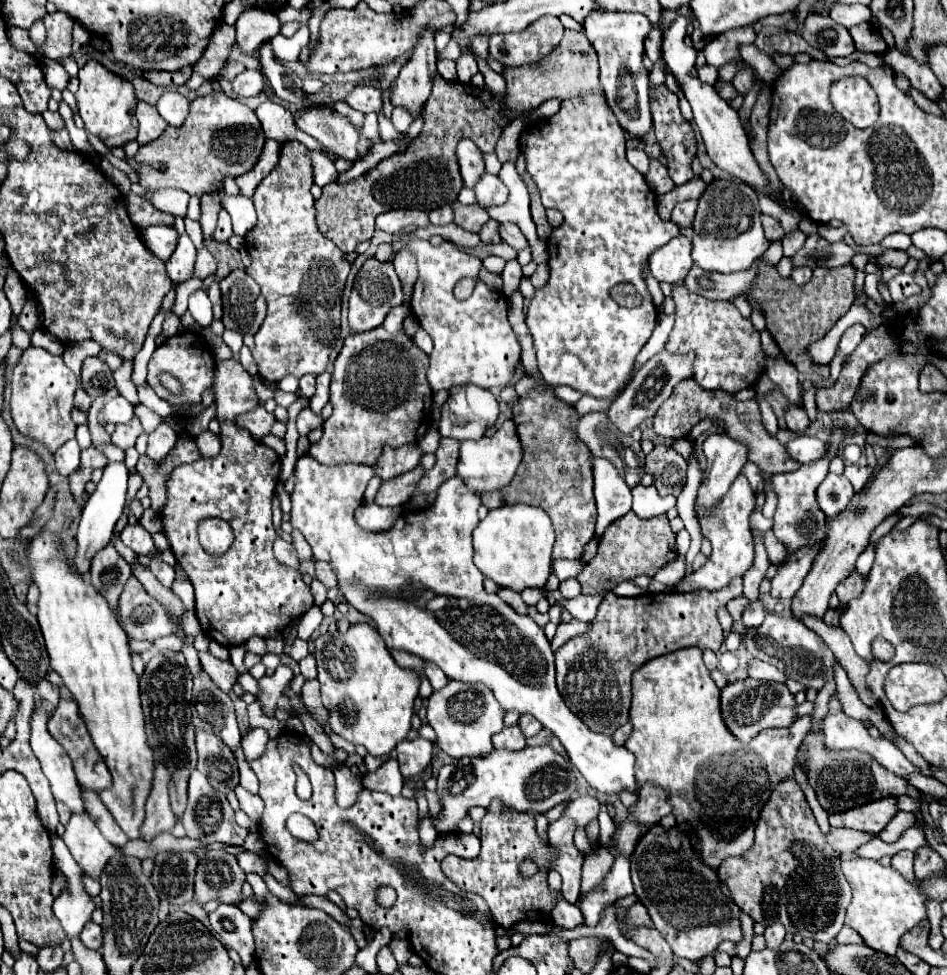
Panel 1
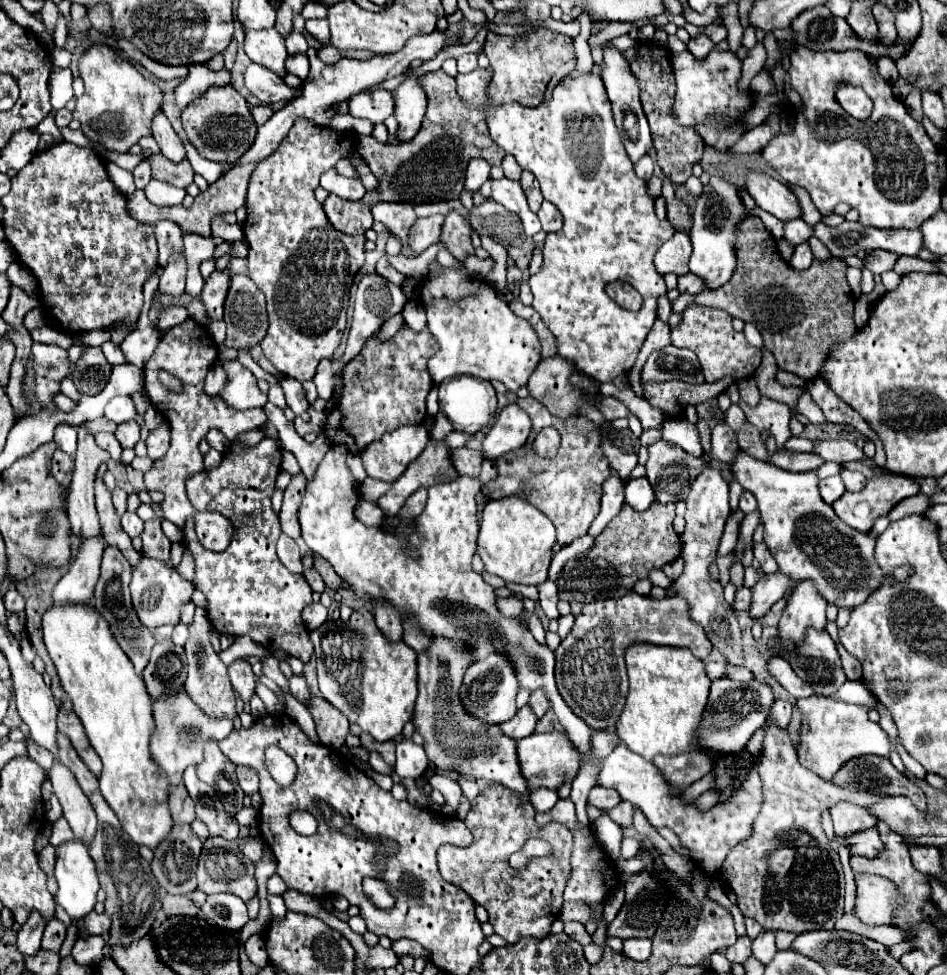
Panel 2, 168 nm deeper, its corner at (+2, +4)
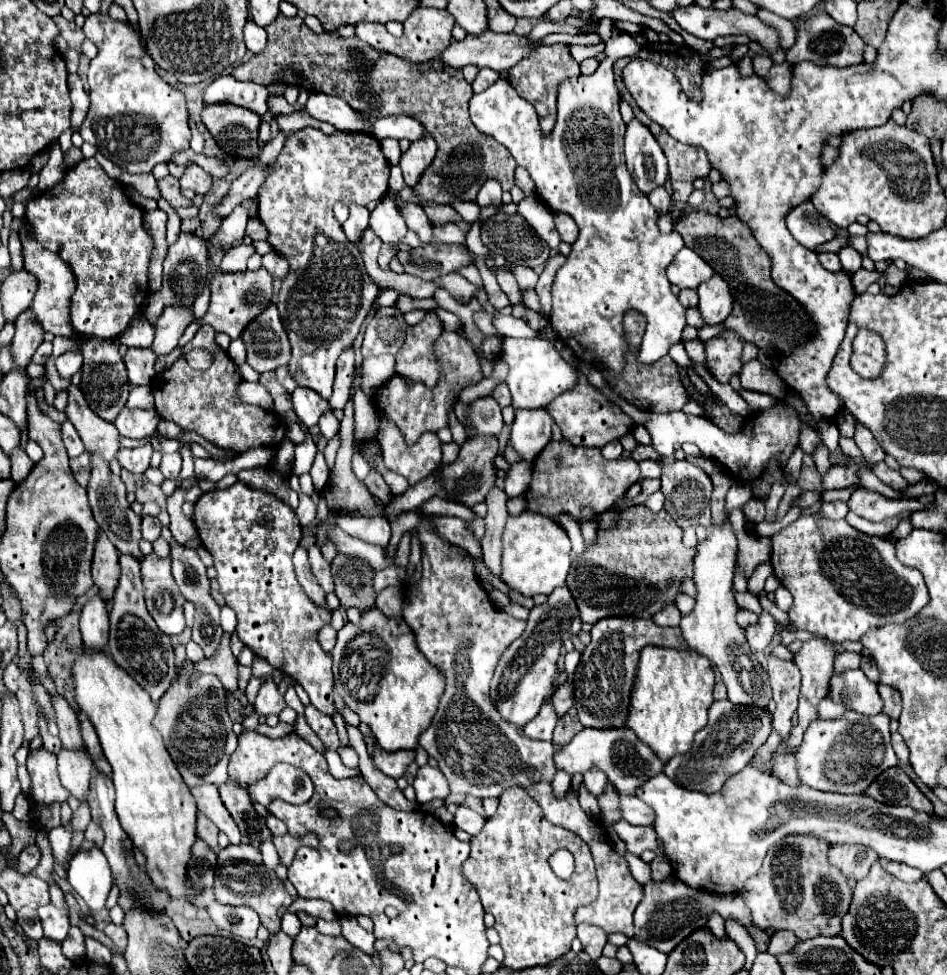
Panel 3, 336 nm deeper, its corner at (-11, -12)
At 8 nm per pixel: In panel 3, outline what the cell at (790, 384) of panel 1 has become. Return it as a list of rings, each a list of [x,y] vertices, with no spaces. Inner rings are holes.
[[[842,436],[842,438],[840,438],[840,446],[842,446],[842,450],[844,450],[850,458],[854,458],[854,460],[856,460],[856,458],[862,458],[862,452],[860,452],[860,448],[856,446],[856,442],[854,442],[852,438],[844,438],[844,436]]]

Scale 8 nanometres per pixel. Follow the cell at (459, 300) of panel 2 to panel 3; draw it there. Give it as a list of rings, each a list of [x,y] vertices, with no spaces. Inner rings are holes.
[[[504,338],[500,358],[510,366],[506,384],[512,394],[514,408],[540,408],[550,404],[562,392],[578,384],[578,370],[572,368],[548,340],[540,338]]]

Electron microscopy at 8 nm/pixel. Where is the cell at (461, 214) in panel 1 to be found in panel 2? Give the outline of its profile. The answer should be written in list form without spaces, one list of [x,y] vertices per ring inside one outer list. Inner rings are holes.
[[[455,210],[447,214],[445,224],[443,224],[443,234],[441,240],[447,244],[447,250],[457,258],[457,260],[465,260],[467,256],[473,254],[473,246],[471,246],[471,224],[469,224],[469,216],[461,216]]]

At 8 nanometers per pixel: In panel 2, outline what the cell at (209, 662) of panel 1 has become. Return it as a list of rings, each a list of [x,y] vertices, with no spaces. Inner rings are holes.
[[[235,660],[233,664],[227,666],[231,686],[239,692],[243,702],[249,702],[249,698],[255,694],[255,676],[251,672],[251,664],[245,660]]]

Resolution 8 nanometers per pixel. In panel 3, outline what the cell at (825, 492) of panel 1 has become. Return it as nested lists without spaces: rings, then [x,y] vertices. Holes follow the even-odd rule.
[[[828,502],[820,506],[820,514],[830,520],[842,520],[848,514],[848,506],[846,502]]]

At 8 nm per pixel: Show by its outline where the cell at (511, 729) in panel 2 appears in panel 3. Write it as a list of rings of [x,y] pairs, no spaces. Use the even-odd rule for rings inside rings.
[[[546,702],[538,716],[534,720],[530,720],[530,724],[524,726],[524,734],[528,738],[536,738],[536,740],[552,740],[552,732],[554,732],[554,726],[556,726],[556,712],[552,708],[552,702]]]

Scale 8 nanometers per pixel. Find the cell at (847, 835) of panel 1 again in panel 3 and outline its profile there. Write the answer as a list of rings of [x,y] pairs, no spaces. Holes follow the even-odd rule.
[[[880,858],[880,864],[892,874],[896,876],[898,880],[902,882],[918,882],[924,878],[924,872],[918,872],[918,868],[910,868],[906,864],[898,864],[898,862],[890,862],[890,860],[882,860]]]

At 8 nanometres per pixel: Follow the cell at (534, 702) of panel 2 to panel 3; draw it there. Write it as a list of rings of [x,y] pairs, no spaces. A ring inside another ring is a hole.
[[[570,678],[554,692],[552,704],[554,704],[554,710],[558,716],[564,716],[568,712],[568,708],[574,704],[574,686],[570,684]]]

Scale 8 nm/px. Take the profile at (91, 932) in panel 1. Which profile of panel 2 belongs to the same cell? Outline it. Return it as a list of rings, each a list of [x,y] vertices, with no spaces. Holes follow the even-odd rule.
[[[95,910],[89,912],[89,916],[83,918],[83,928],[87,934],[97,934],[97,936],[107,936],[111,928],[111,916],[107,912],[97,914]]]

